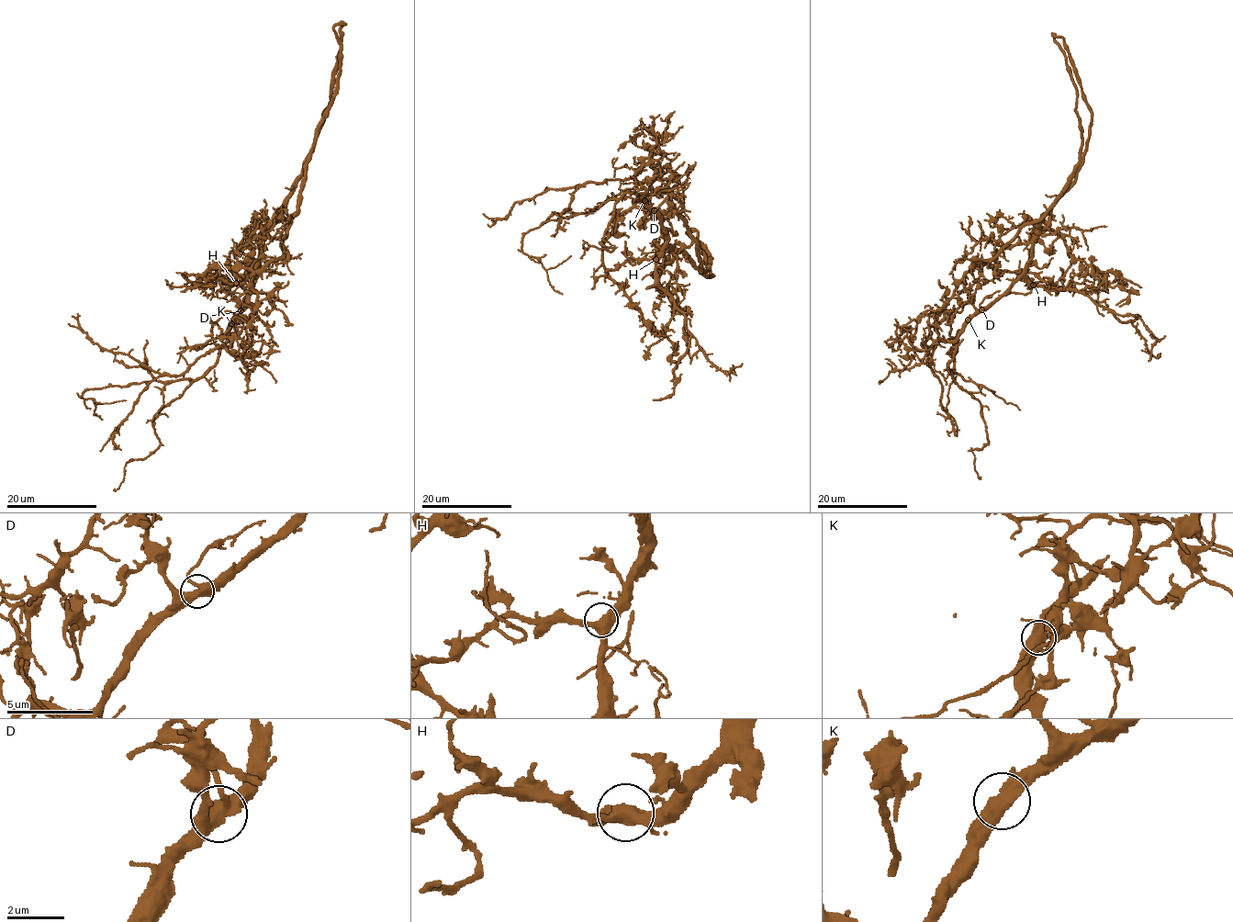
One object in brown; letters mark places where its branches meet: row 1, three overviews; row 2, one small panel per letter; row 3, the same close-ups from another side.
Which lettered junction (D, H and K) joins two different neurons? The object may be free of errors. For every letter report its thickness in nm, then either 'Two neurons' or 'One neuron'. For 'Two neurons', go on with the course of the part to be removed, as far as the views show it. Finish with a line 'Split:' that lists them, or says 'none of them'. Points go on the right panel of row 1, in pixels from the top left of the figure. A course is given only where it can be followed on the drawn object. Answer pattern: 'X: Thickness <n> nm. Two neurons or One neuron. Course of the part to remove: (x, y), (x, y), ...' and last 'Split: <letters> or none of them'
D: Thickness 480 nm. One neuron
H: Thickness 440 nm. One neuron
K: Thickness 460 nm. One neuron
Split: none of them

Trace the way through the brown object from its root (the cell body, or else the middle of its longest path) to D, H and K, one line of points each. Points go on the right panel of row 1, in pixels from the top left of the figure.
D: (1005, 292), (981, 309)
H: (1005, 292), (1019, 277), (1025, 277), (1033, 285)
K: (1005, 292), (968, 320)

